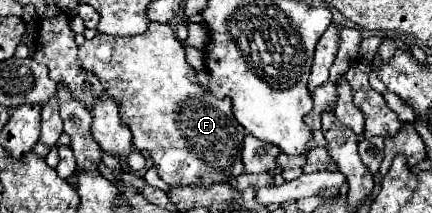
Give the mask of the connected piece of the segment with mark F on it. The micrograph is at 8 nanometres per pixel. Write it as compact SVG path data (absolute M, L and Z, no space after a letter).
M151 22L145 34L139 36L105 36L99 34L93 40L85 40L83 46L79 46L79 60L85 66L85 70L97 74L101 78L101 82L105 84L109 96L117 102L119 110L121 110L121 122L123 126L127 126L133 132L133 146L135 152L129 158L129 164L133 170L141 170L141 166L137 164L135 158L139 158L141 150L149 150L151 152L151 160L155 162L155 168L159 172L159 176L169 184L169 186L211 186L211 184L221 184L221 182L233 182L233 178L243 174L243 160L241 160L241 150L243 150L243 138L245 138L245 128L239 126L239 122L233 118L233 110L231 110L231 100L229 98L215 98L209 90L205 90L199 82L197 82L197 72L187 64L185 60L185 48L183 44L175 38L175 32L169 24L161 24L161 22Z

